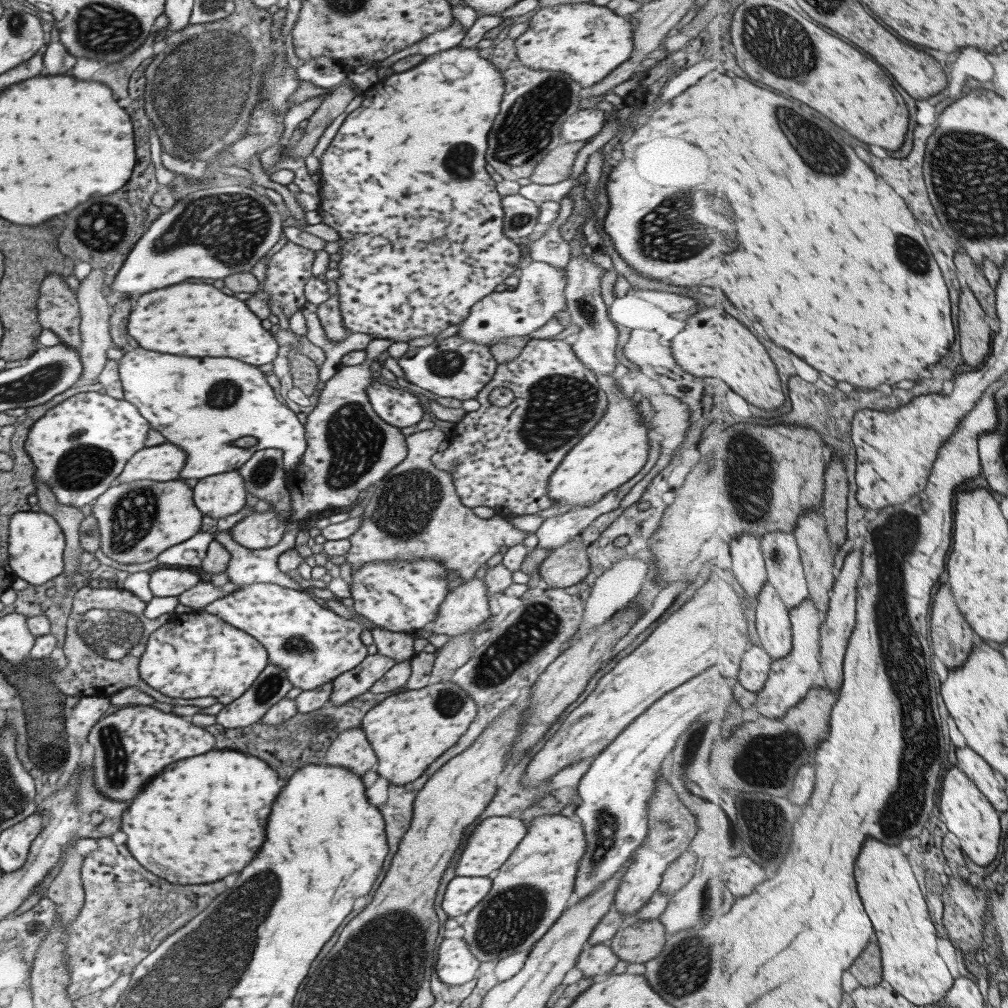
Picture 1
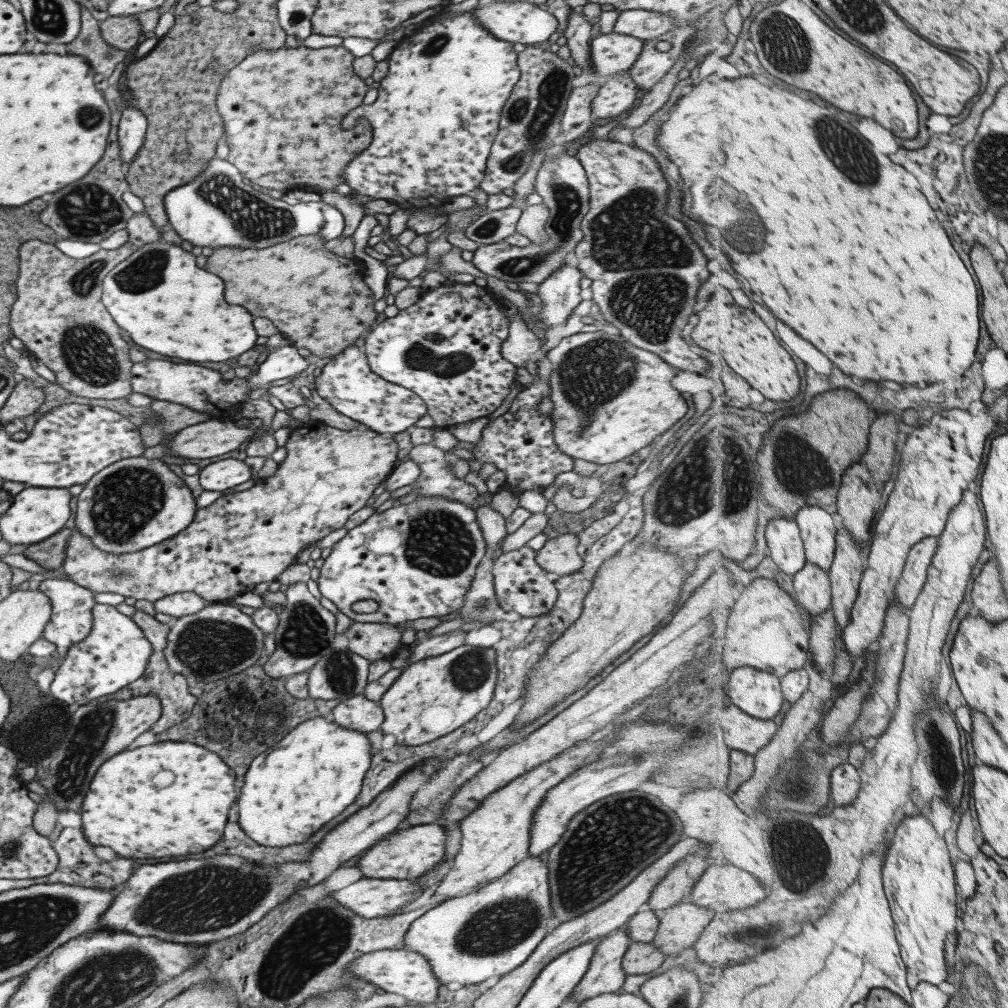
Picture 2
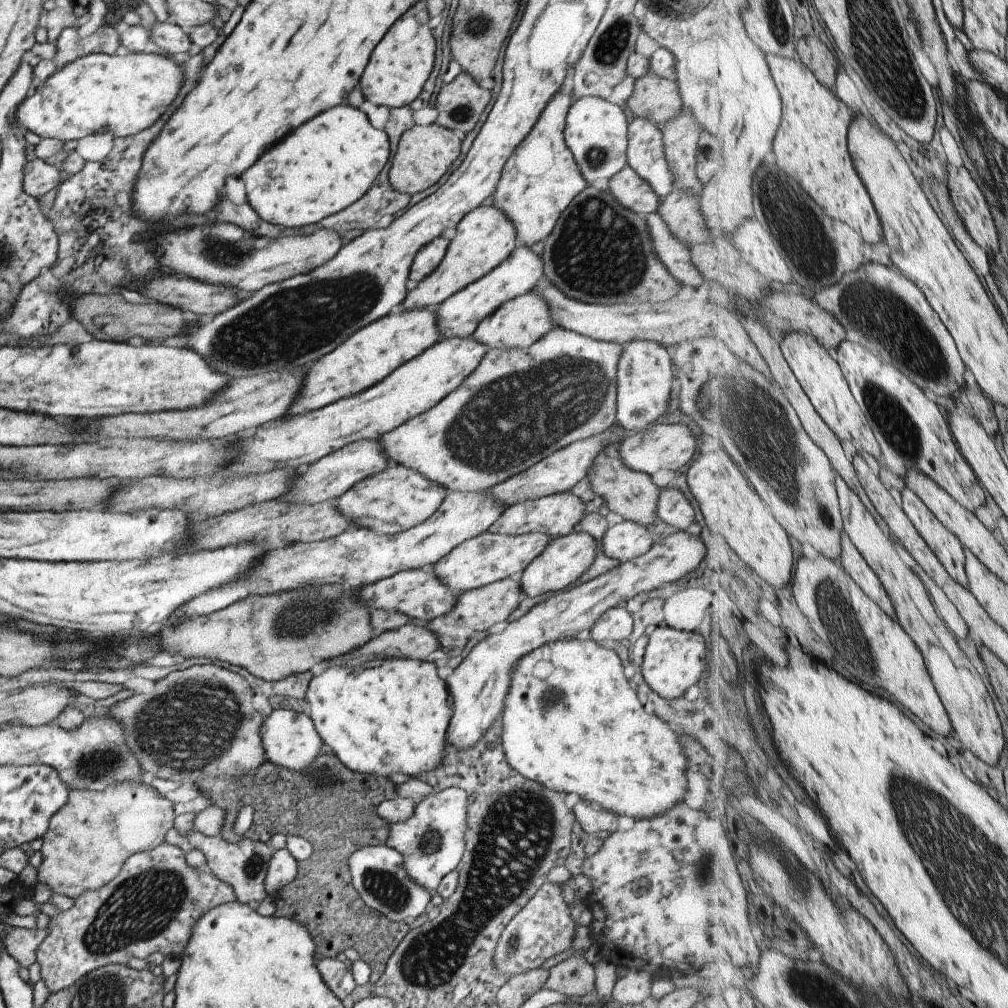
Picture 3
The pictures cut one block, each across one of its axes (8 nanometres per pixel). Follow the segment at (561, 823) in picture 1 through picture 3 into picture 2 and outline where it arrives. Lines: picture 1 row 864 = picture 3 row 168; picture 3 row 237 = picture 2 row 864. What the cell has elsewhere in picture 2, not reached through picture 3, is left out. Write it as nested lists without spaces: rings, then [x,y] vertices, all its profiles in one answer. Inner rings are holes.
[[[539,856],[525,857],[499,878],[413,920],[403,936],[403,948],[423,955],[440,985],[457,982],[465,987],[492,976],[503,977],[527,961],[549,930],[553,913],[547,874],[547,864]]]

